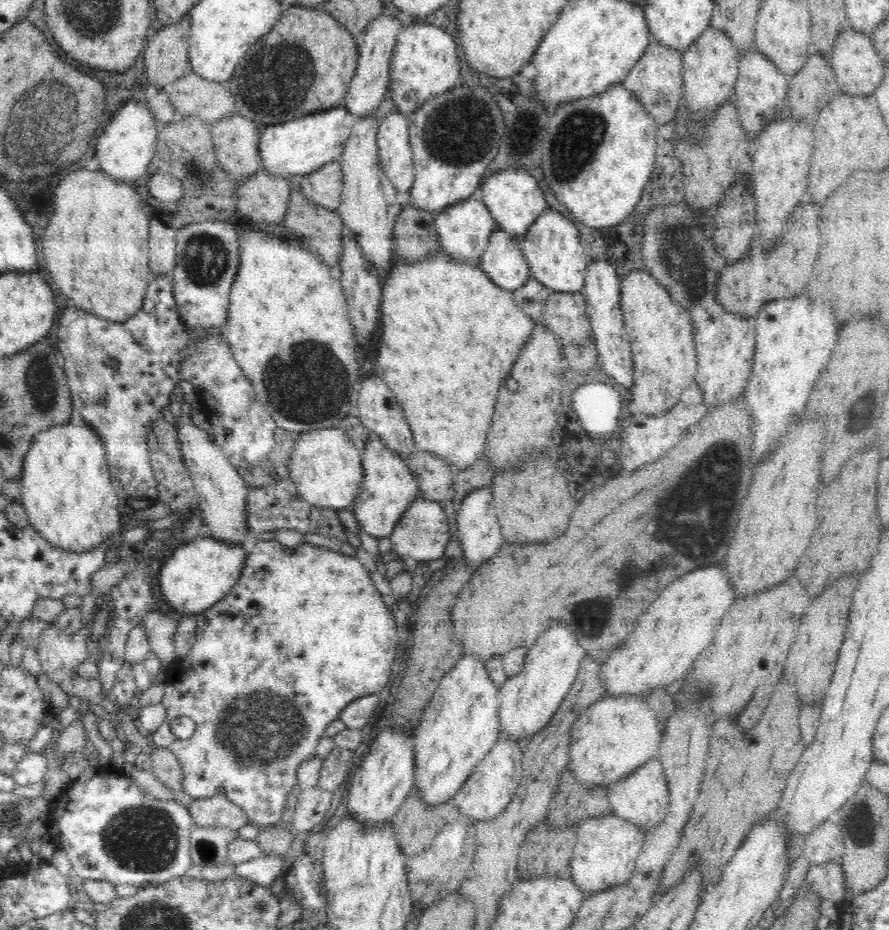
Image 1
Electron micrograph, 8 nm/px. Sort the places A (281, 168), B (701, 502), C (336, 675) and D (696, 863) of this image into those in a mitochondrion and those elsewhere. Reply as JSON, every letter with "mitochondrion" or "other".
{"A":"other","B":"mitochondrion","C":"other","D":"other"}

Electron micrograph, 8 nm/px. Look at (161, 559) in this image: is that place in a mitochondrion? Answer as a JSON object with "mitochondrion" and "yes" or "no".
{"mitochondrion":"no"}

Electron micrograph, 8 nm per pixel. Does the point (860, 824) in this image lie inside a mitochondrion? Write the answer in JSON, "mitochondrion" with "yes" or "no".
{"mitochondrion":"yes"}

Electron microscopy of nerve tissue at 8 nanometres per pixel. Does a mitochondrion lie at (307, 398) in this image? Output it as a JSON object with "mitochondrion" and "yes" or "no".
{"mitochondrion":"yes"}

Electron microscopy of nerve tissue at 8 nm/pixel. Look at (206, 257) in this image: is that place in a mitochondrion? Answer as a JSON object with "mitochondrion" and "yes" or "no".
{"mitochondrion":"yes"}

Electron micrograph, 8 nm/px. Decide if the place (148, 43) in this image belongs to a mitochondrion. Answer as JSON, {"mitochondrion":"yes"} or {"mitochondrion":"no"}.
{"mitochondrion":"no"}

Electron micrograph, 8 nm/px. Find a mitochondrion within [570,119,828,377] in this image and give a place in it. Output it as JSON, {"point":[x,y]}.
{"point":[681,256]}

